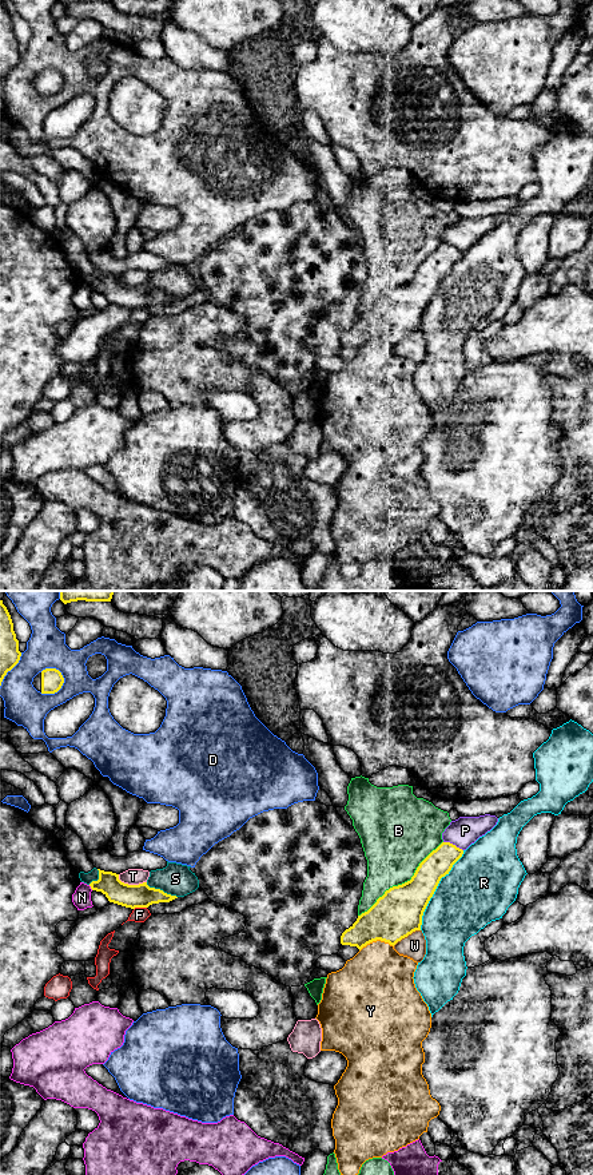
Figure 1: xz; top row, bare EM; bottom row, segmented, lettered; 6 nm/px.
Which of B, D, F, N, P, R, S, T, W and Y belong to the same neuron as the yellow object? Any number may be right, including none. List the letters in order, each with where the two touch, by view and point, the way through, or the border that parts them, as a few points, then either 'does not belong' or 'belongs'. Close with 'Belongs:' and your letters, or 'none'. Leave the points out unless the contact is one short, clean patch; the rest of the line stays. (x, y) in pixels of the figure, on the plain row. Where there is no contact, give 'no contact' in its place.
B: xz (402, 285) | does not belong
D: xz (60, 88) | does not belong
F: xz (139, 308) | does not belong
N: xz (91, 289) | does not belong
P: xz (452, 245) | does not belong
R: xz (434, 292) | does not belong
S: xz (162, 292) | does not belong
T: xz (131, 286) | does not belong
W: xz (406, 337) | does not belong
Y: xz (375, 341) | does not belong
Belongs: none

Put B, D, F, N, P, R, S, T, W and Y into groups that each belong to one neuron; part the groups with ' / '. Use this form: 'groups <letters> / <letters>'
groups B / D / F / N / P / R / S / T / W / Y

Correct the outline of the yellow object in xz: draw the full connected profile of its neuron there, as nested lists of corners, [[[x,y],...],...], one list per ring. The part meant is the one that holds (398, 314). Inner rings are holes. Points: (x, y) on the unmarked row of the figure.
[[[442,243],[417,269],[410,282],[393,287],[341,337],[342,346],[357,348],[381,341],[395,346],[421,332],[423,313],[442,278],[462,258],[463,251]]]

